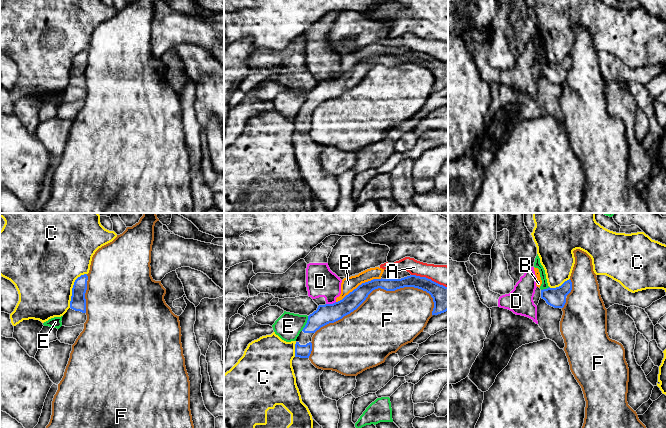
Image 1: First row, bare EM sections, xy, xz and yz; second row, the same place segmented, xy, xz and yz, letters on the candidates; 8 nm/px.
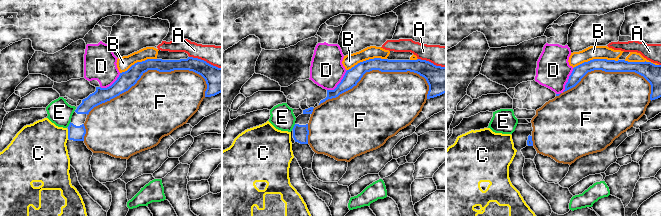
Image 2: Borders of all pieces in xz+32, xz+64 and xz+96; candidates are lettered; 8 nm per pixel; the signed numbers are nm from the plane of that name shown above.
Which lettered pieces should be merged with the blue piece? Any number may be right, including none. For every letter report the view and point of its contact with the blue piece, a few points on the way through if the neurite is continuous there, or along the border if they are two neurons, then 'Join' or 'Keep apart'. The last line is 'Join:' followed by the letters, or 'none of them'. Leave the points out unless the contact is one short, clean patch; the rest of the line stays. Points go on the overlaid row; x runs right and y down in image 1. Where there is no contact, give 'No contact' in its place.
A: Touches blue at xz (429, 279). Keep apart
B: Touches blue at xz (359, 285). Keep apart
C: Touches blue at xy (72, 288). Keep apart
D: Touches blue at xz (330, 304). Keep apart
E: Touches blue at xz (306, 323). Boundary: xz (308, 316), (307, 322), (301, 330). Keep apart
F: Touches blue at xz (373, 289). Keep apart
Join: none of them

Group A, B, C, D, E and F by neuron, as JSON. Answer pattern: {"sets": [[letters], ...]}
{"sets": [["A", "F"], ["B"], ["C"], ["D"], ["E"]]}

